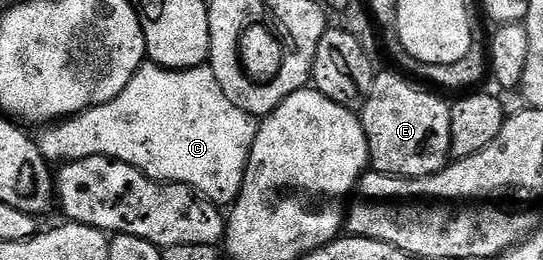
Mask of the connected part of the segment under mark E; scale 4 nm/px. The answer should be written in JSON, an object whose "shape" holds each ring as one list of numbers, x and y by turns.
{"shape":[[377,72,373,76,372,90,368,92,362,112,359,114,359,119,366,131,368,160,375,172,388,173,392,177,429,177,439,173,445,165,449,164,452,151,452,136,450,135,452,110,449,102,447,100,444,102,439,97,439,95,441,96,439,92,429,91,427,88,413,83,407,76,396,73]]}

